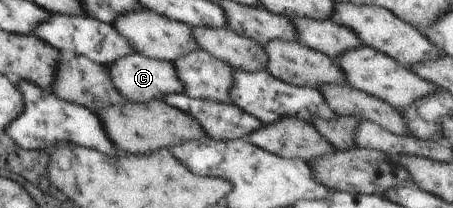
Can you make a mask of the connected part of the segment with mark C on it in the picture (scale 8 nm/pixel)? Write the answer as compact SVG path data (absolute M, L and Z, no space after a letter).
M135 53L115 60L113 64L109 64L108 68L113 86L132 103L158 101L174 94L185 94L186 84L179 79L178 70L172 62L155 60L147 58L147 55Z

